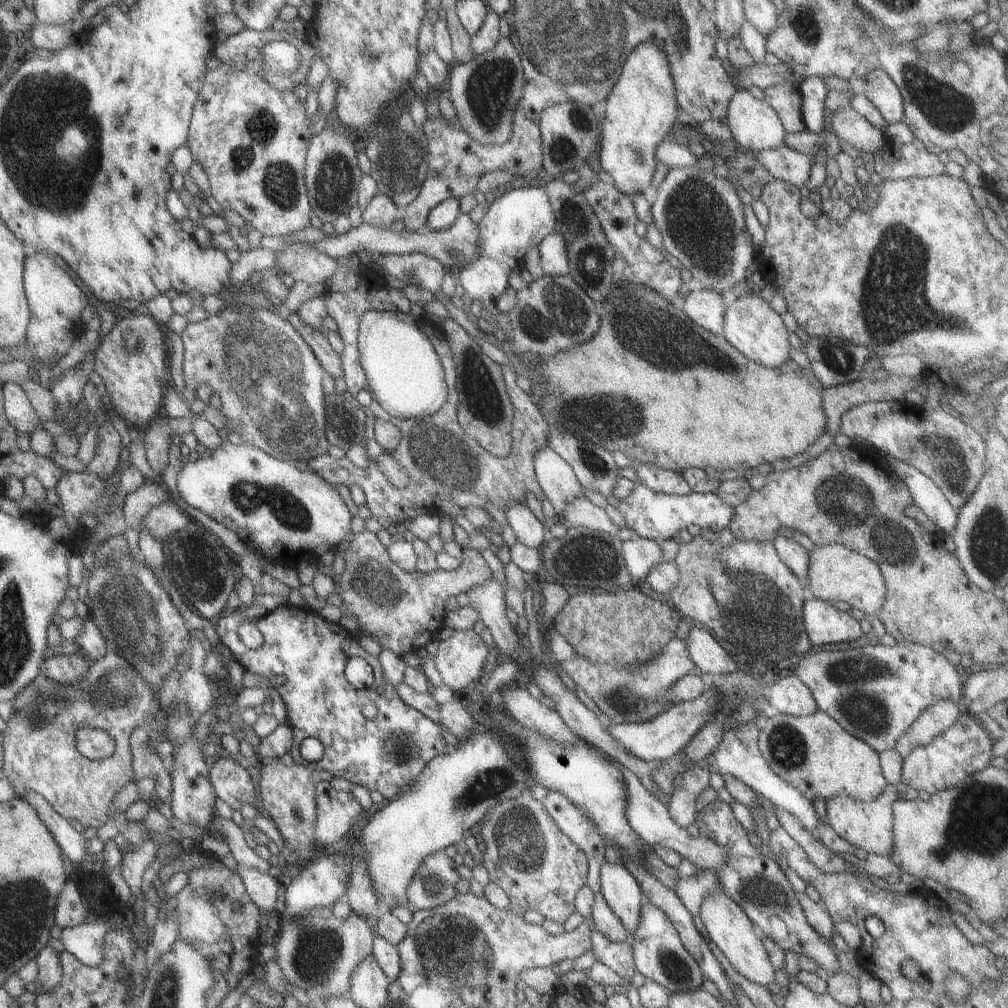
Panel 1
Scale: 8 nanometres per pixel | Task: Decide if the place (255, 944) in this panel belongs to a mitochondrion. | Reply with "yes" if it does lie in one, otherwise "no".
no

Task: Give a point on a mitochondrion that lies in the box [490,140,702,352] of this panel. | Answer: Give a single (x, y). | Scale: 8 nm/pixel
(560, 313)

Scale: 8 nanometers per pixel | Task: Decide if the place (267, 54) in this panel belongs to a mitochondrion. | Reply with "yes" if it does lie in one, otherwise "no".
no

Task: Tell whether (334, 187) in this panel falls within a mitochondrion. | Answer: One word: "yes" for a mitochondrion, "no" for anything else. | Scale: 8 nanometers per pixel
yes

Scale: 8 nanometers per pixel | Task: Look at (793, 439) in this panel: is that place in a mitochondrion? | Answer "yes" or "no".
no

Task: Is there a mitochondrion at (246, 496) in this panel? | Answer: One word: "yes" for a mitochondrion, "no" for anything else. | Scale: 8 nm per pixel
yes

